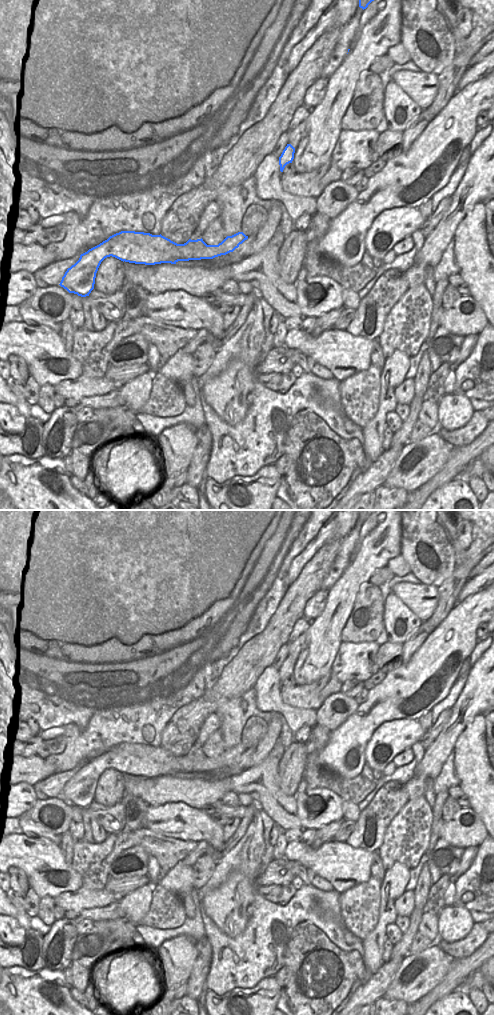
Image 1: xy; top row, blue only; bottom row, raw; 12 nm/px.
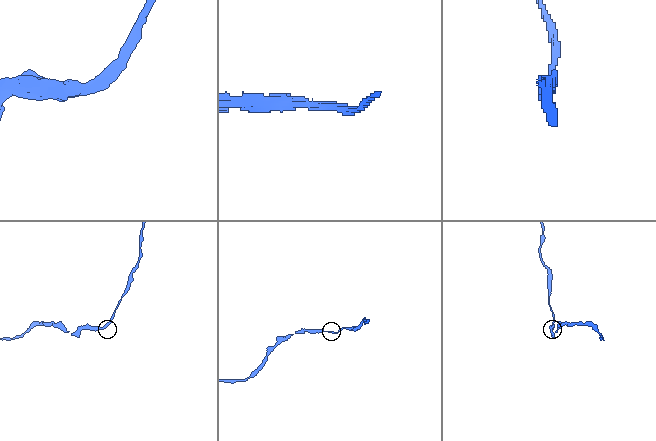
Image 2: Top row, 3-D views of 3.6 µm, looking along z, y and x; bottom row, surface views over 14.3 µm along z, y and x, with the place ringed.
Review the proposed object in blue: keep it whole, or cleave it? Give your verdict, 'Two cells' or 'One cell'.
One cell.

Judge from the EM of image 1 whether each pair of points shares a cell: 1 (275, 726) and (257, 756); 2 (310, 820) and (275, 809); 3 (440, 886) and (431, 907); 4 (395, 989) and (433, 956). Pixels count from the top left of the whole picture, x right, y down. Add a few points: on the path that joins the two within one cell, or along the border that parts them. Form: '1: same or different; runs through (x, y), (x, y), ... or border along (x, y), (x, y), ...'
1: same; runs through (273, 733), (263, 749)
2: different; border along (295, 798), (299, 821), (303, 828)
3: same; runs through (437, 891), (435, 902)
4: same; runs through (406, 987), (428, 967)

